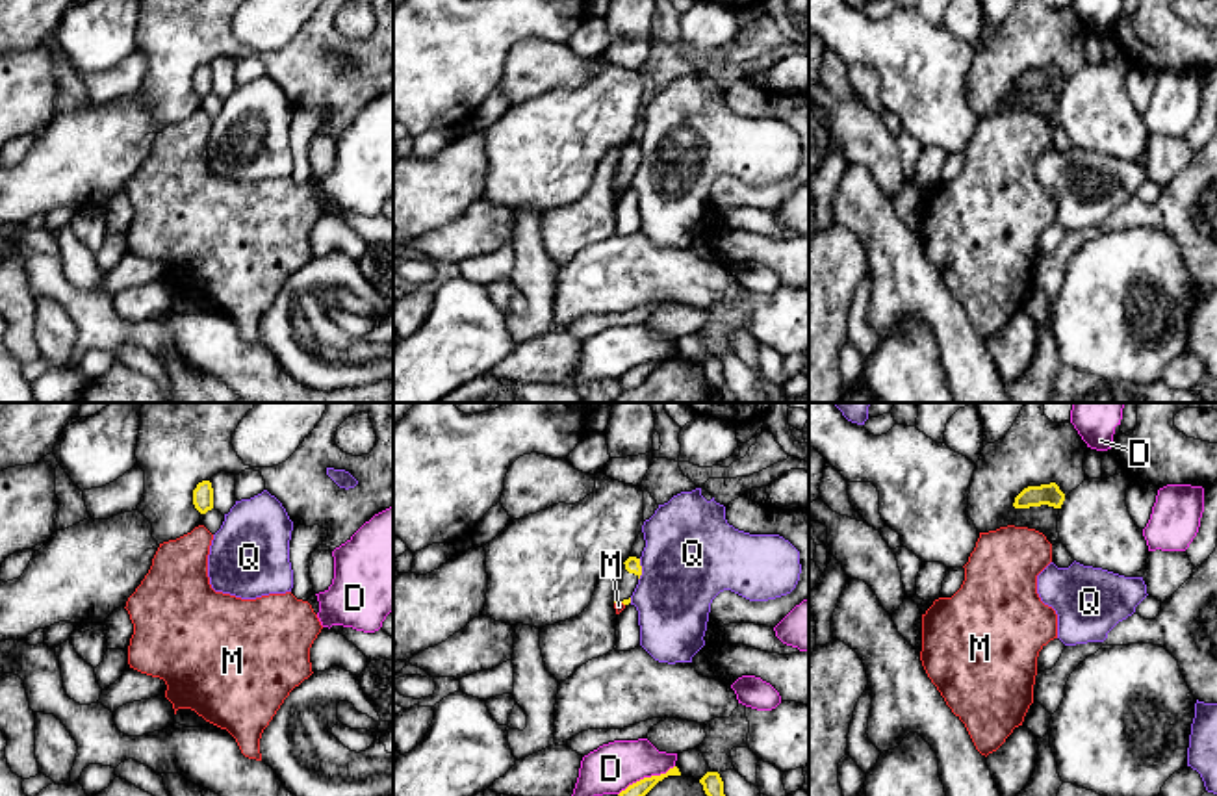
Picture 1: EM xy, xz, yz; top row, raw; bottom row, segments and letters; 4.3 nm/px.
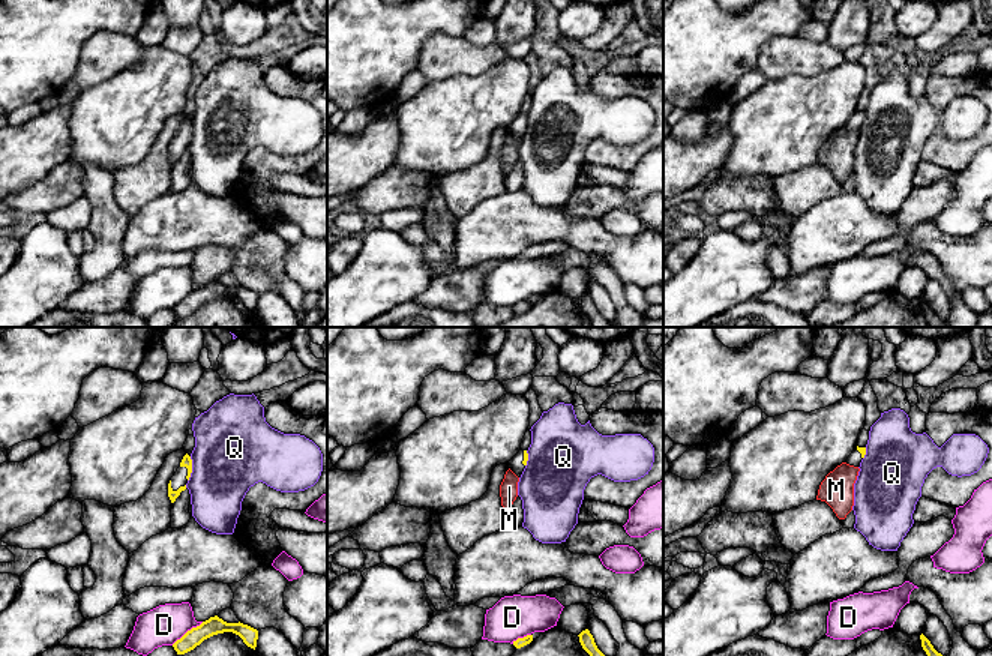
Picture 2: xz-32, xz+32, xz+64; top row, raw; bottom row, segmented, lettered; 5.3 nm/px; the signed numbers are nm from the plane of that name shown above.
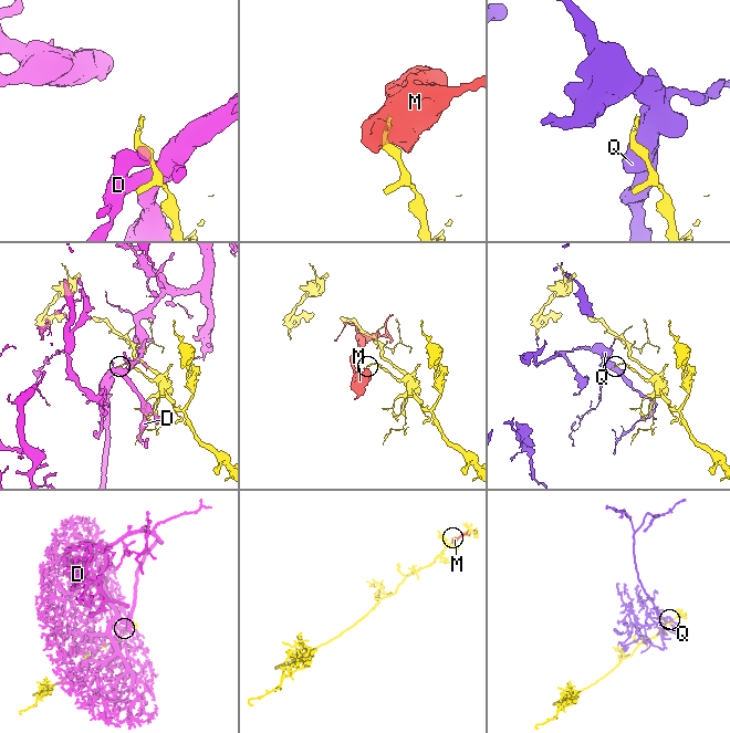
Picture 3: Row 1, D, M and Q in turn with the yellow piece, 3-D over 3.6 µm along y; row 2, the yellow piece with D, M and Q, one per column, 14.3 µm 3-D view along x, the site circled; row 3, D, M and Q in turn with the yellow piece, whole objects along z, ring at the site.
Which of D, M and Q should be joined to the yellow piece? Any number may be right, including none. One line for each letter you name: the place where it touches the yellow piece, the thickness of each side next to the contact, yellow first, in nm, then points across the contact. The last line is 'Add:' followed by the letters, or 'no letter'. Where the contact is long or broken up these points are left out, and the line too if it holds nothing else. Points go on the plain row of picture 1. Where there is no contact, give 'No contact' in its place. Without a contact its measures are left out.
Add: no letter

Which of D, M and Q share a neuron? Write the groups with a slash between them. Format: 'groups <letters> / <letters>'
groups D / M / Q

